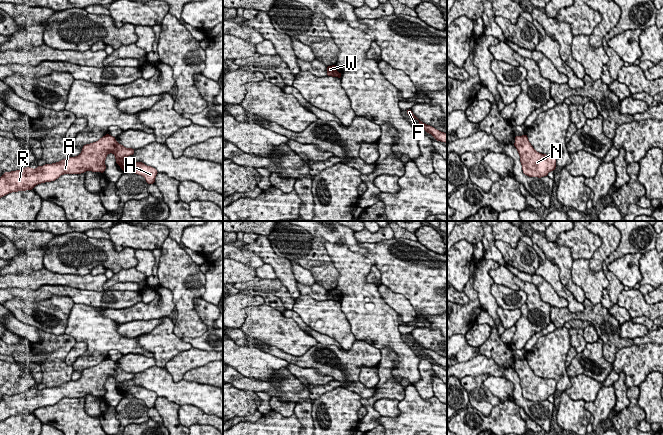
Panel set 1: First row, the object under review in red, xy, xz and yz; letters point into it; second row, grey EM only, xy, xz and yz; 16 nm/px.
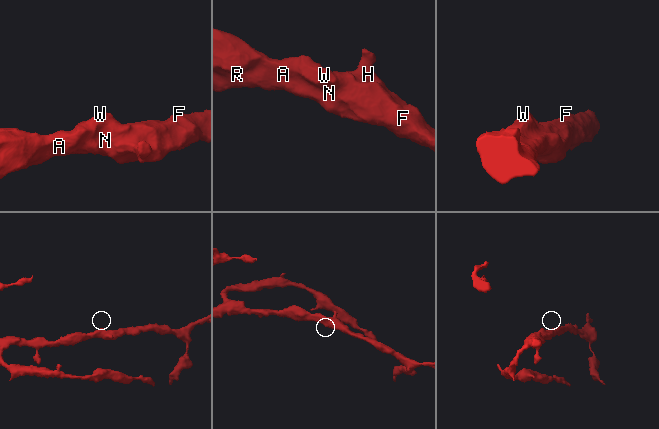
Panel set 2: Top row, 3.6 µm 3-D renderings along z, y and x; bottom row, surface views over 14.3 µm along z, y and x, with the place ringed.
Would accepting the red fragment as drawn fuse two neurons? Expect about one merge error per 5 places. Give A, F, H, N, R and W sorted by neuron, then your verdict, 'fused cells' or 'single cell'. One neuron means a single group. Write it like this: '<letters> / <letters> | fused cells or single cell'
A F H N R W | single cell

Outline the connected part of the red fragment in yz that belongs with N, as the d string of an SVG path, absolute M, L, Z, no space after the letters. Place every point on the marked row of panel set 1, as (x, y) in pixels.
M526 134L515 136L514 146L520 155L523 173L529 177L544 177L556 168L556 157L537 152Z

